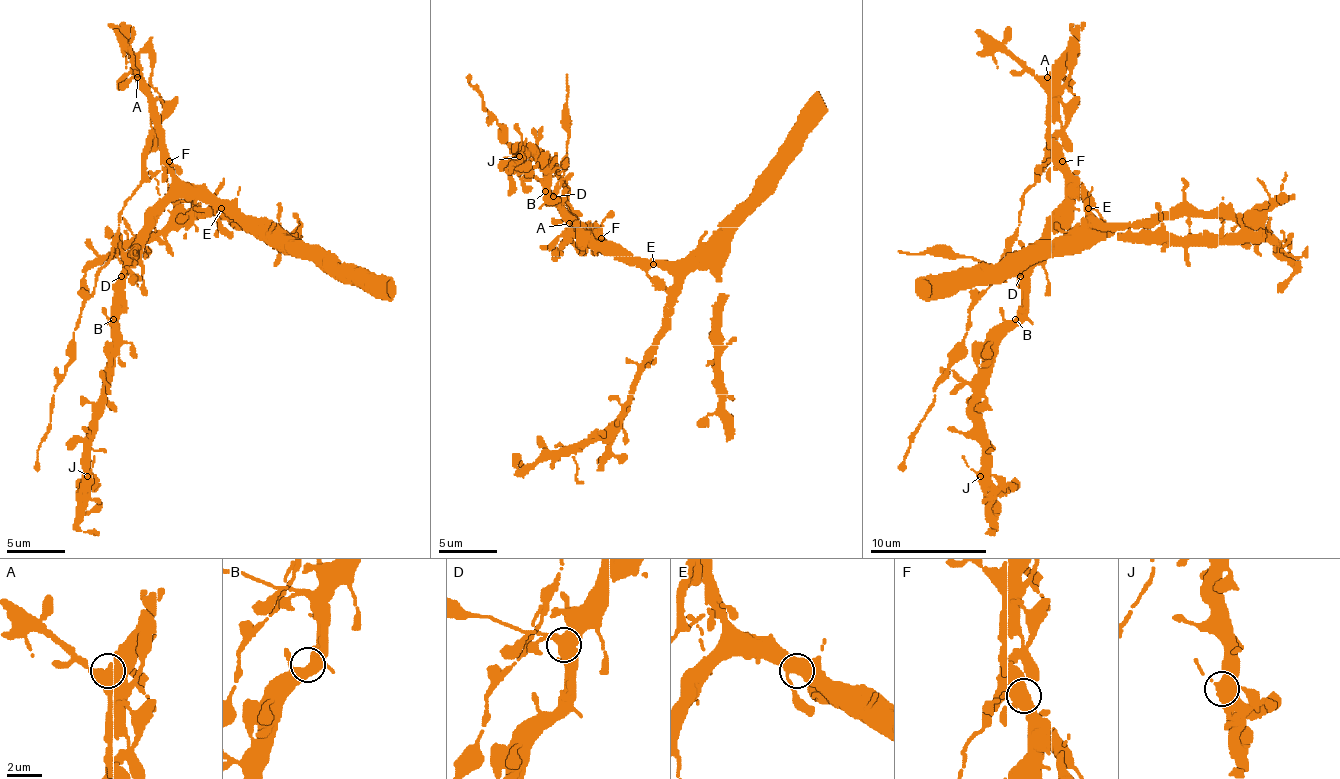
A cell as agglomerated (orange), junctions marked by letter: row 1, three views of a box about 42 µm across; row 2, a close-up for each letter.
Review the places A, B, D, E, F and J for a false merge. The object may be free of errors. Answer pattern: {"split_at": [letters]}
{"split_at": []}

